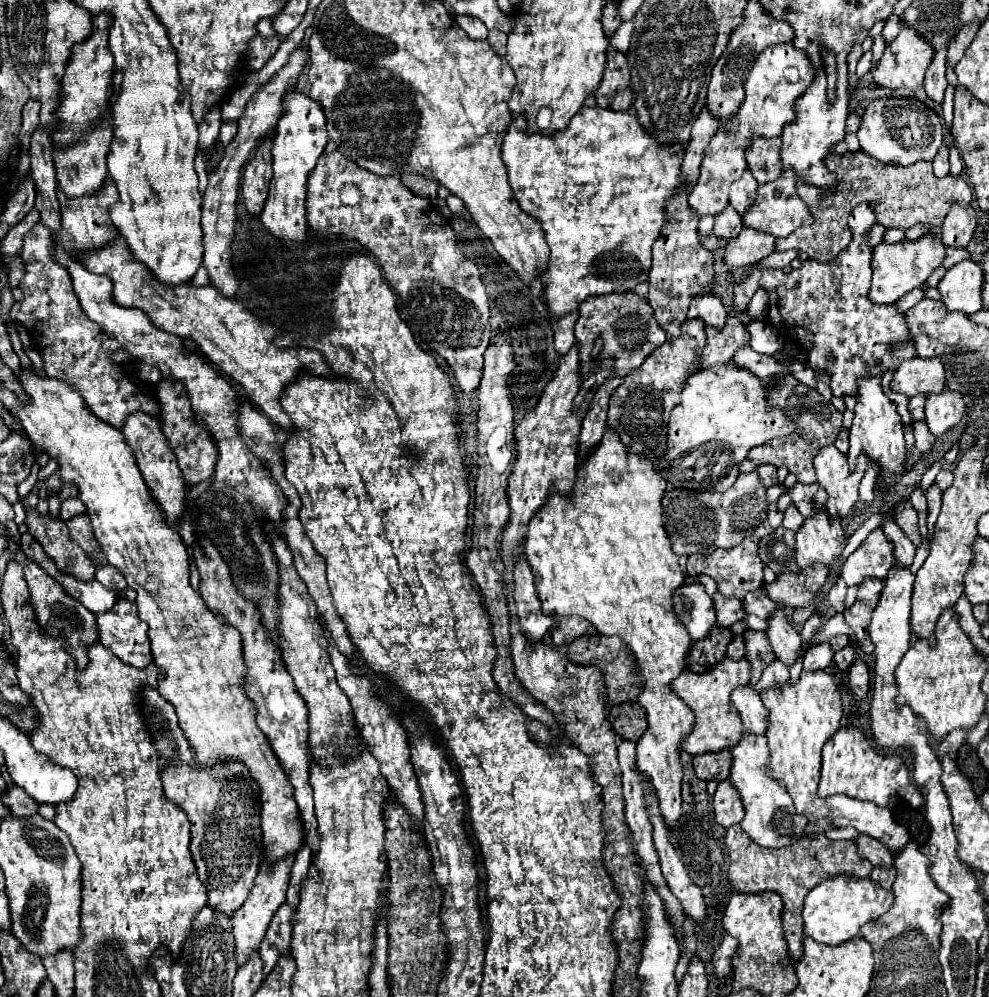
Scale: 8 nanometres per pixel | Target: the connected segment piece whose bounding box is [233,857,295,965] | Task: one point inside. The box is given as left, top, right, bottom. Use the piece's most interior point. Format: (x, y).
(250, 923)

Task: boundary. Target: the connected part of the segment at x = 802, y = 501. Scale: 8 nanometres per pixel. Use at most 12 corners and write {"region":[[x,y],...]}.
{"region":[[797,483],[789,489],[803,517],[825,509],[827,493],[819,485]]}

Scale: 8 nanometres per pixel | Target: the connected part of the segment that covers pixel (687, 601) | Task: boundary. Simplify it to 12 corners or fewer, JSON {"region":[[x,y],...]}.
{"region":[[701,583],[681,585],[673,607],[693,641],[717,625]]}

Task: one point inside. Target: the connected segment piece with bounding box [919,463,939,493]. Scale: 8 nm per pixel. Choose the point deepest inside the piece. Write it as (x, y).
(928, 479)

